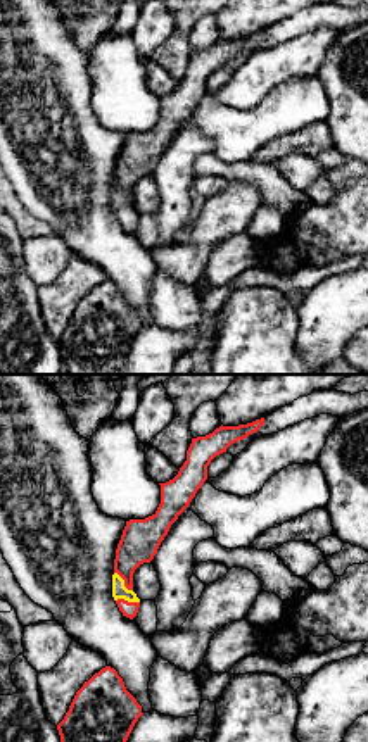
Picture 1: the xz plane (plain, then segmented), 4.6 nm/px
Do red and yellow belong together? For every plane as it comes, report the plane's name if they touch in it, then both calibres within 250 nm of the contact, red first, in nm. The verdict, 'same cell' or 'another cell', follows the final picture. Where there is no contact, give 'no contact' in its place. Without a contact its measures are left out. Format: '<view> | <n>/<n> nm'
xz | 180/70 nm

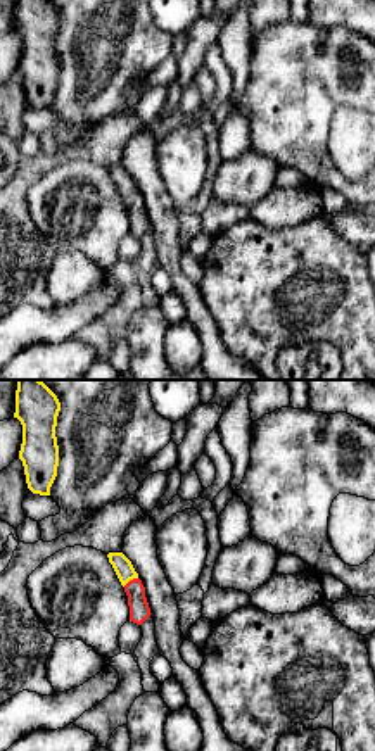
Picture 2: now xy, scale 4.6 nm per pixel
xy | 100/90 nm

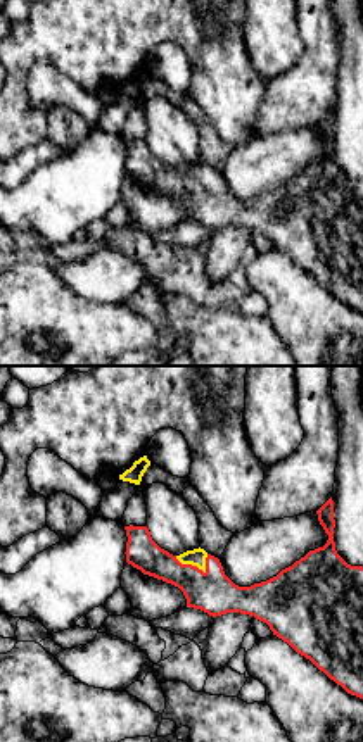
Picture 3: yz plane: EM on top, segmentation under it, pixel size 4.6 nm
yz | 200/80 nm

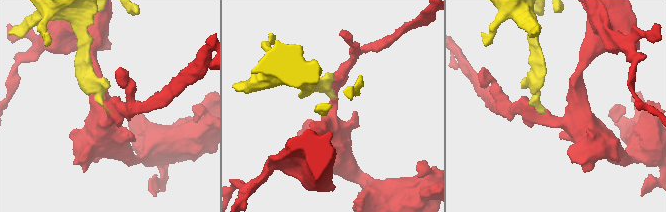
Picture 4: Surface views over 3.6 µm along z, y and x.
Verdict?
same cell

